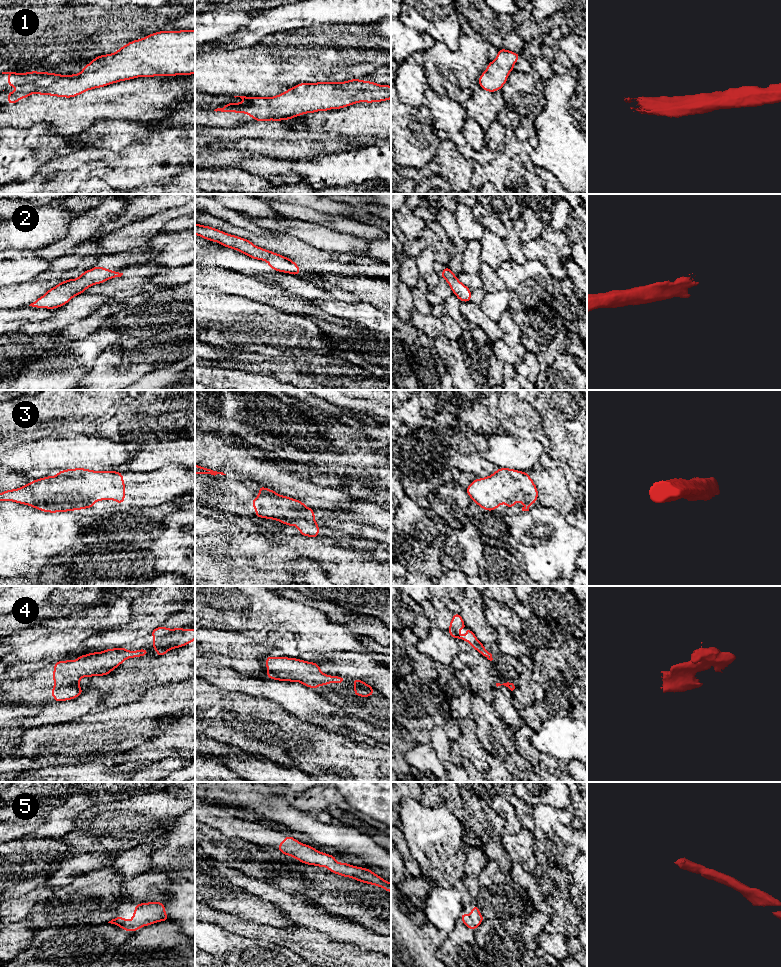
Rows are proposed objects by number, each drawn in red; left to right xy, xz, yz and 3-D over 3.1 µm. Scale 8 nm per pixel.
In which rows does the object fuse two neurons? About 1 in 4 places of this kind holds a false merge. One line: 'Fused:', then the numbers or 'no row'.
Fused: no row

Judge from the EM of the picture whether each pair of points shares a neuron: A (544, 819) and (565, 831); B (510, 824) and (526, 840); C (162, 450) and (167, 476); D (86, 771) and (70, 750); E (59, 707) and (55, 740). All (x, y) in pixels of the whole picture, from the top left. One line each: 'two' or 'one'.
A: two
B: two
C: two
D: two
E: two

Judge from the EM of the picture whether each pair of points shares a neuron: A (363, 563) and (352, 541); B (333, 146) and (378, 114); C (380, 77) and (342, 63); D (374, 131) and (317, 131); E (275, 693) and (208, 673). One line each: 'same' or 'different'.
A: different
B: different
C: different
D: same
E: same

